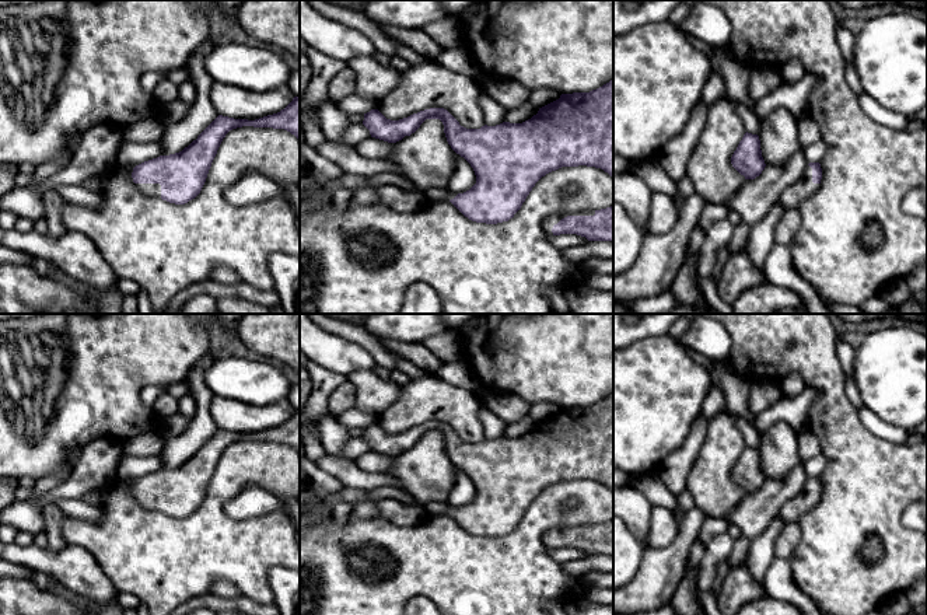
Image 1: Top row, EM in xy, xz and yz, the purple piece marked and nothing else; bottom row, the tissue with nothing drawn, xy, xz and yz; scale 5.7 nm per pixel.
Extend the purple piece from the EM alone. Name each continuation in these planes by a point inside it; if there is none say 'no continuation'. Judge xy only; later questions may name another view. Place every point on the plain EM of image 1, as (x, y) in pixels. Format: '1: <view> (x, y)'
1: xy (149, 503)

